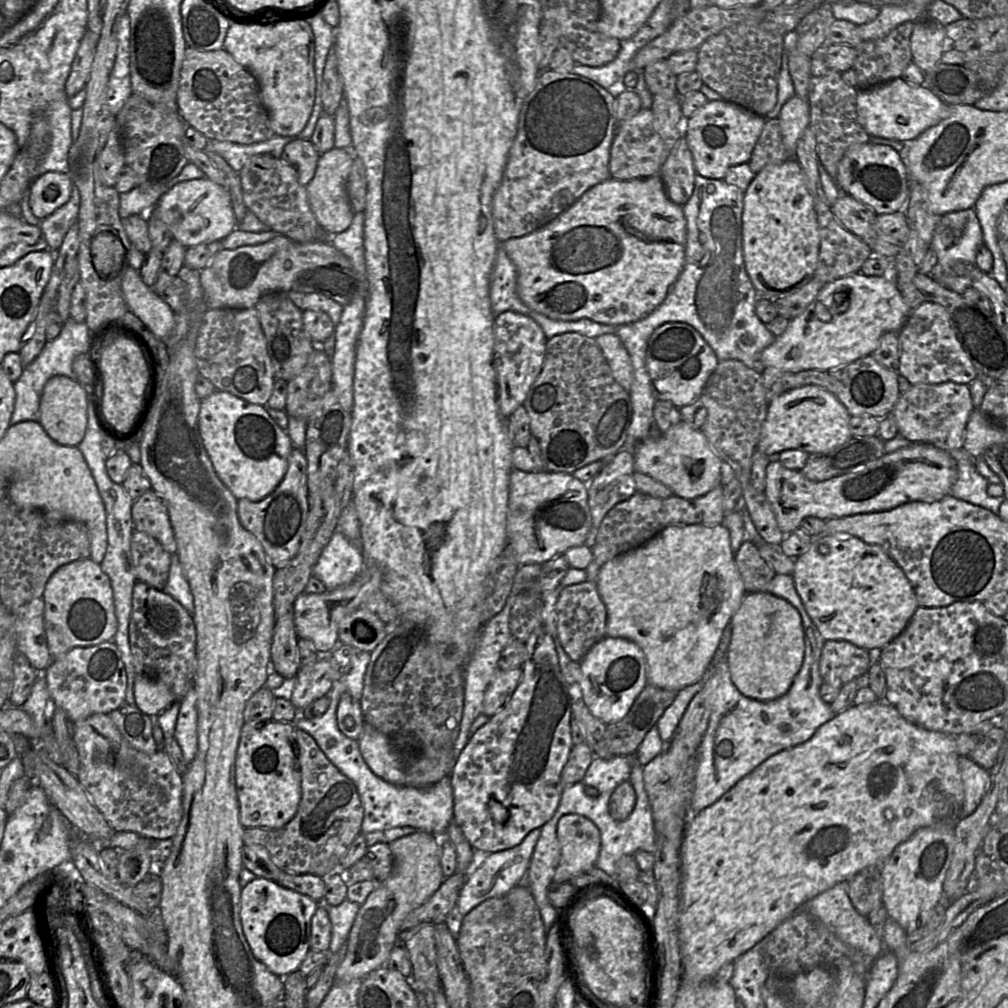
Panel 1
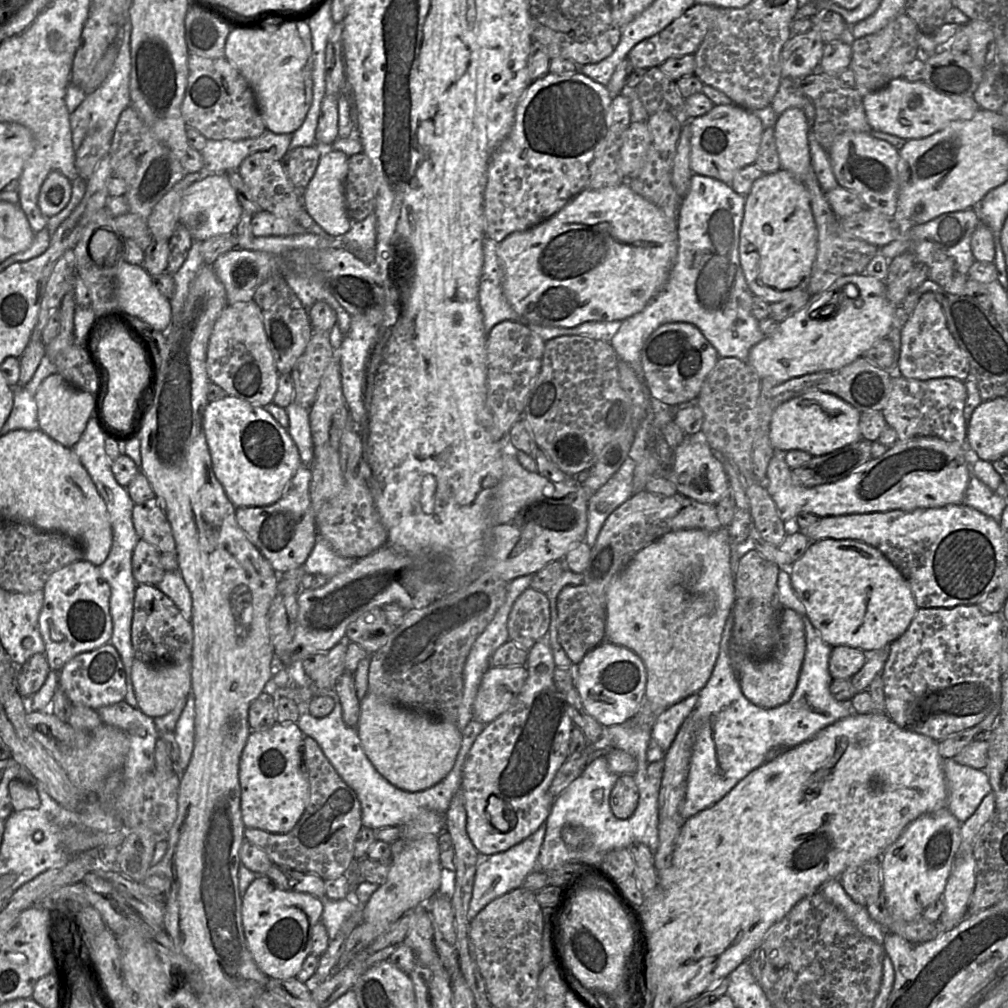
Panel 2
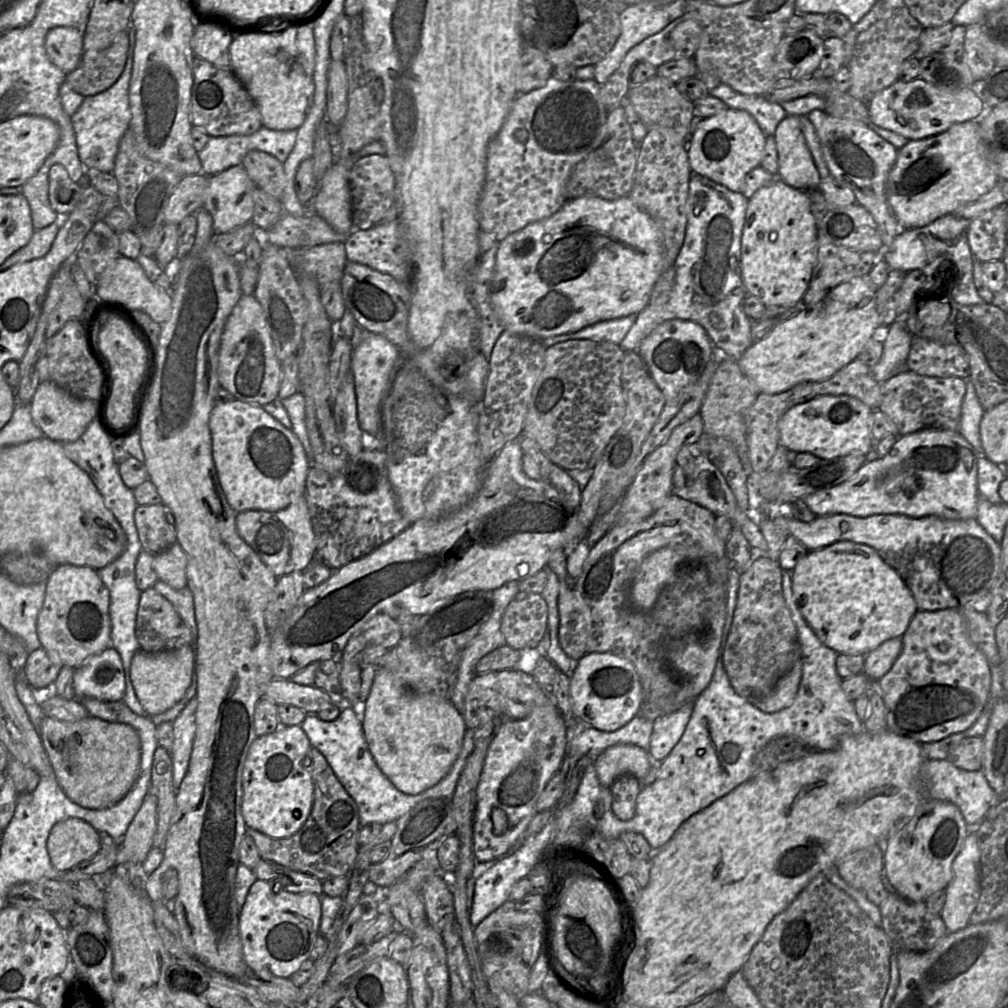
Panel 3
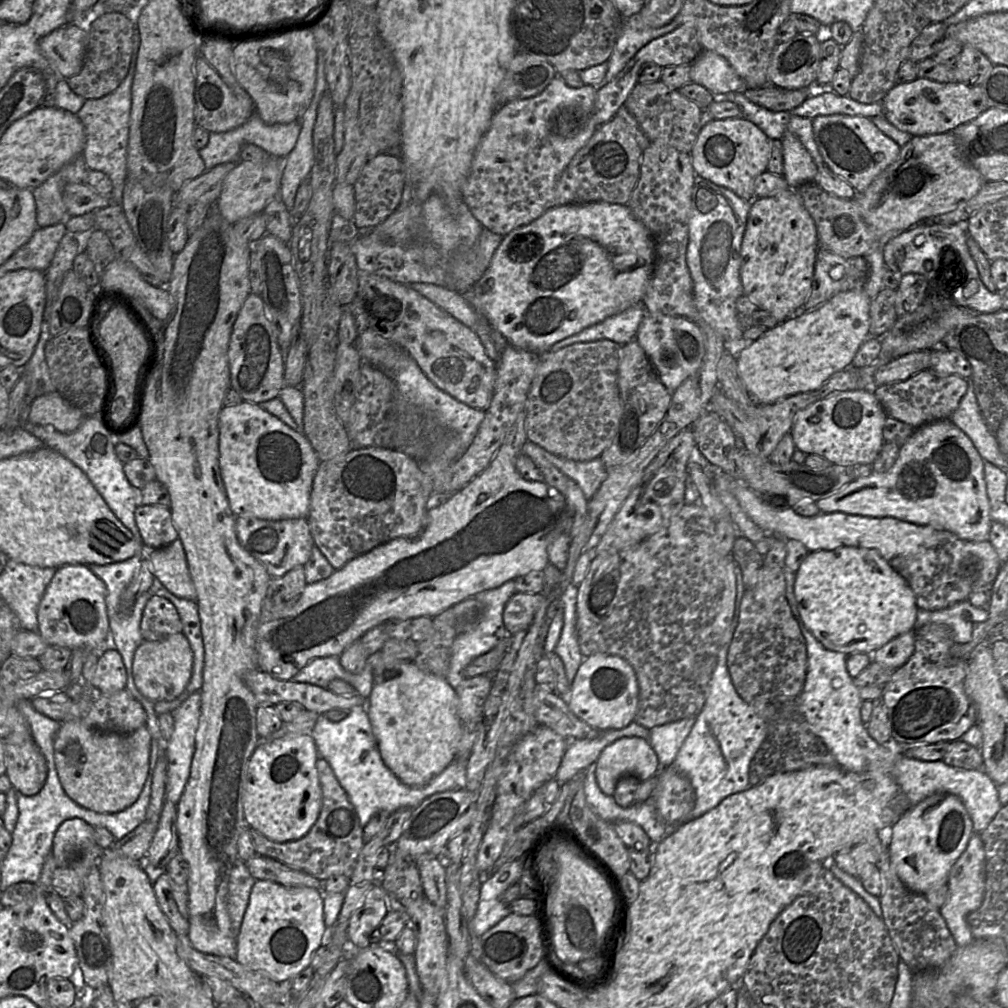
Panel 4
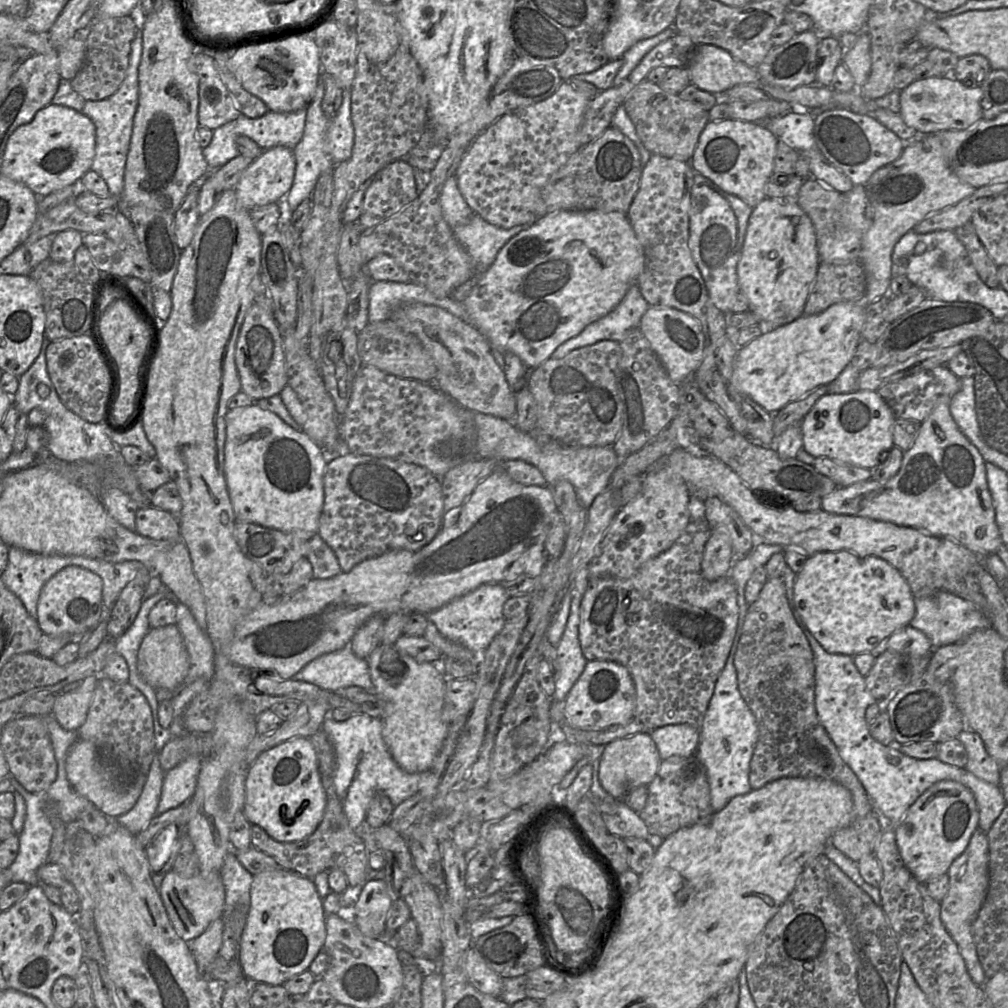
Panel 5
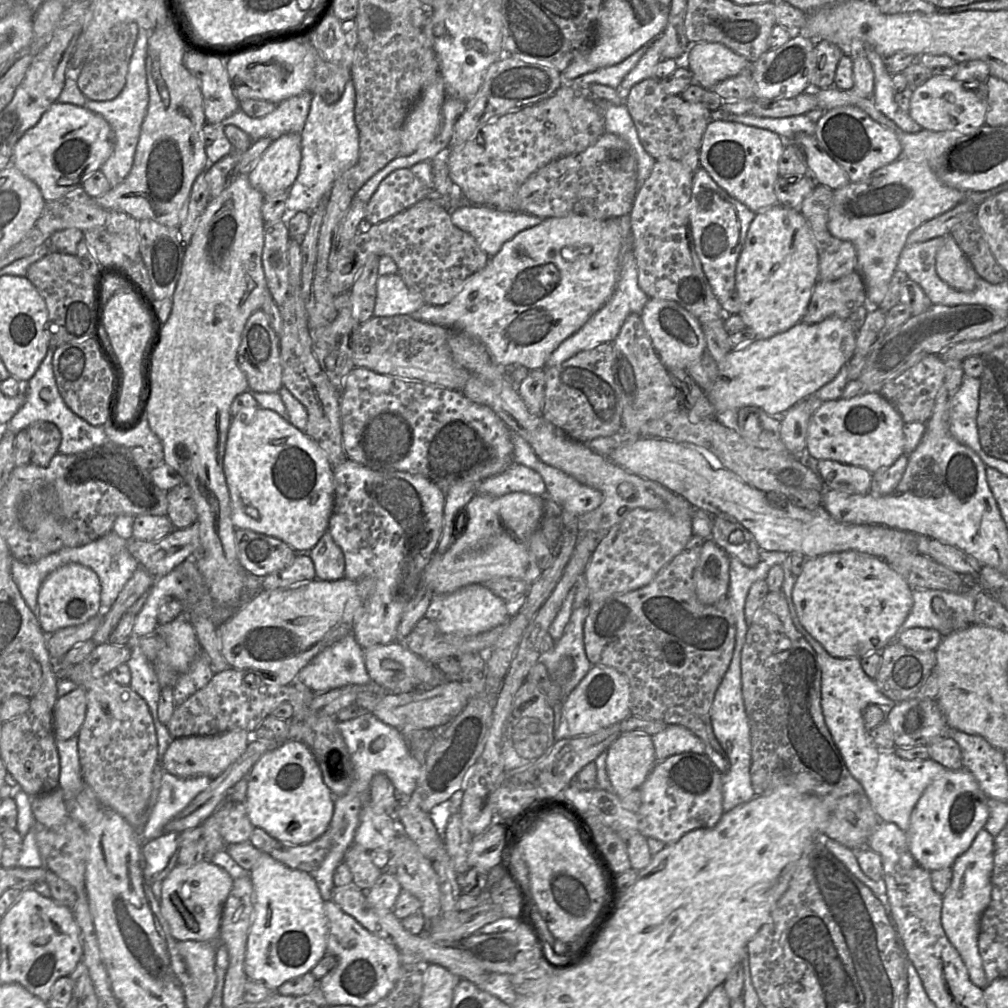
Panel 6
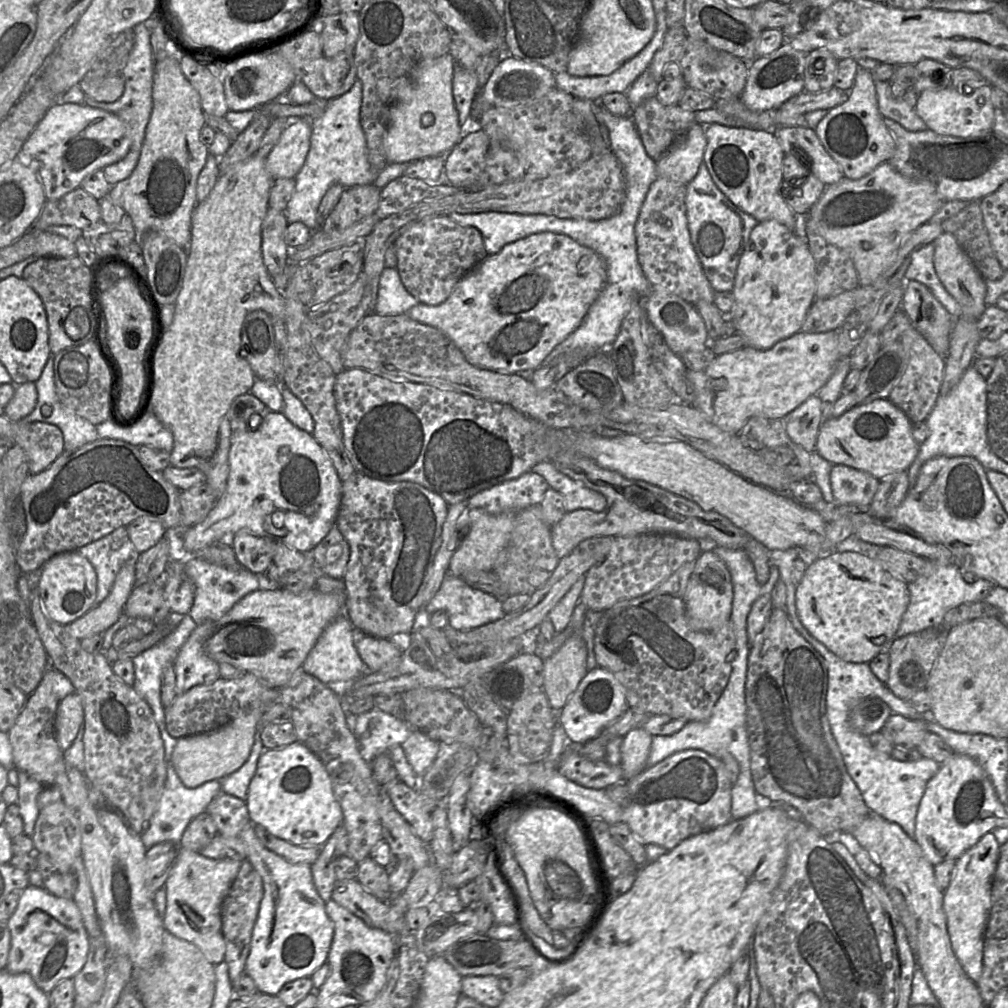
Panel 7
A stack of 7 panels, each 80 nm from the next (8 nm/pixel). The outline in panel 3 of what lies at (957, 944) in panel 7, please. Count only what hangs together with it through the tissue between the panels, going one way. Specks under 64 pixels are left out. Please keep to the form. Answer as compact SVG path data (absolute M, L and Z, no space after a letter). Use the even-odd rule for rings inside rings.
M969 832L962 848L952 863L952 878L946 888L946 901L940 916L949 933L964 929L970 924L970 917L979 901L981 892L980 850L977 836Z

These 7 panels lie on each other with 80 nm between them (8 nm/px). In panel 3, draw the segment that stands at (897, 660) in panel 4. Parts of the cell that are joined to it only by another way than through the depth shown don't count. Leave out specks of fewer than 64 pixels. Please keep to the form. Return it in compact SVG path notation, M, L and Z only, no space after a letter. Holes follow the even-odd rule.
M901 637L886 640L865 655L862 673L871 681L878 681L890 670L901 650Z

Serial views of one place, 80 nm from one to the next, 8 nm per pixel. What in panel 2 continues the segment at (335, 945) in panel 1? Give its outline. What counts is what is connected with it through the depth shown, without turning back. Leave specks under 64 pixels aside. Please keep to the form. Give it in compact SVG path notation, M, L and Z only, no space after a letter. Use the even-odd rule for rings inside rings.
M354 893L348 894L347 899L331 900L319 898L323 903L321 921L324 924L329 939L332 940L339 933L344 922L359 908Z

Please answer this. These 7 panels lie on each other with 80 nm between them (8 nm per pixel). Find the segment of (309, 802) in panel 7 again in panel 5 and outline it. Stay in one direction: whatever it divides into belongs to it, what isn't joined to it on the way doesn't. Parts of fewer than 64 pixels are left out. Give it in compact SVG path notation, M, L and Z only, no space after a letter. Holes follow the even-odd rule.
M308 738L292 739L263 752L249 768L244 815L278 842L298 842L310 836L323 819L326 803L318 759Z

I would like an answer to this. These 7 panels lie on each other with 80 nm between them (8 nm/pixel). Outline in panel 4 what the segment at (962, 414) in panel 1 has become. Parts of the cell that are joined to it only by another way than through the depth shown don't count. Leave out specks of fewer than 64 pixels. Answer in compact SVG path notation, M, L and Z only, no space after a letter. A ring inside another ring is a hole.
M924 370L906 380L877 387L874 395L885 410L887 417L918 429L935 421L950 419L966 391L966 379L955 374L940 375L931 370Z

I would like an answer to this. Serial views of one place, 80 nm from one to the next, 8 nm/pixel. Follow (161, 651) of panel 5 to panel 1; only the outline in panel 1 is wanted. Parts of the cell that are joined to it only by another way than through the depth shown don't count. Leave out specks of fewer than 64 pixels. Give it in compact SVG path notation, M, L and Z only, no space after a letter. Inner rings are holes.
M135 674L133 686L136 706L148 716L158 716L175 702L169 687L153 677Z

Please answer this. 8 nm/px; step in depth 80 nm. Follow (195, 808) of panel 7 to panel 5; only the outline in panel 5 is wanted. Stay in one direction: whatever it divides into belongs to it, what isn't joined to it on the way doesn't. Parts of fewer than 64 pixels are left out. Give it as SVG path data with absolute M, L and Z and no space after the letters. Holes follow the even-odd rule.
M189 757L165 773L156 815L178 808L191 799L201 762L201 758Z

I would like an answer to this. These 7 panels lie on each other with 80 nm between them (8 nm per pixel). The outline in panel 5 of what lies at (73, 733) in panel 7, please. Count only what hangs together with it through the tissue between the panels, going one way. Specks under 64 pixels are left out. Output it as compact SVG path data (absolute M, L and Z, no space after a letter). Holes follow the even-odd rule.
M89 676L80 687L70 693L59 694L55 700L52 716L65 730L77 732L84 723L99 677Z

